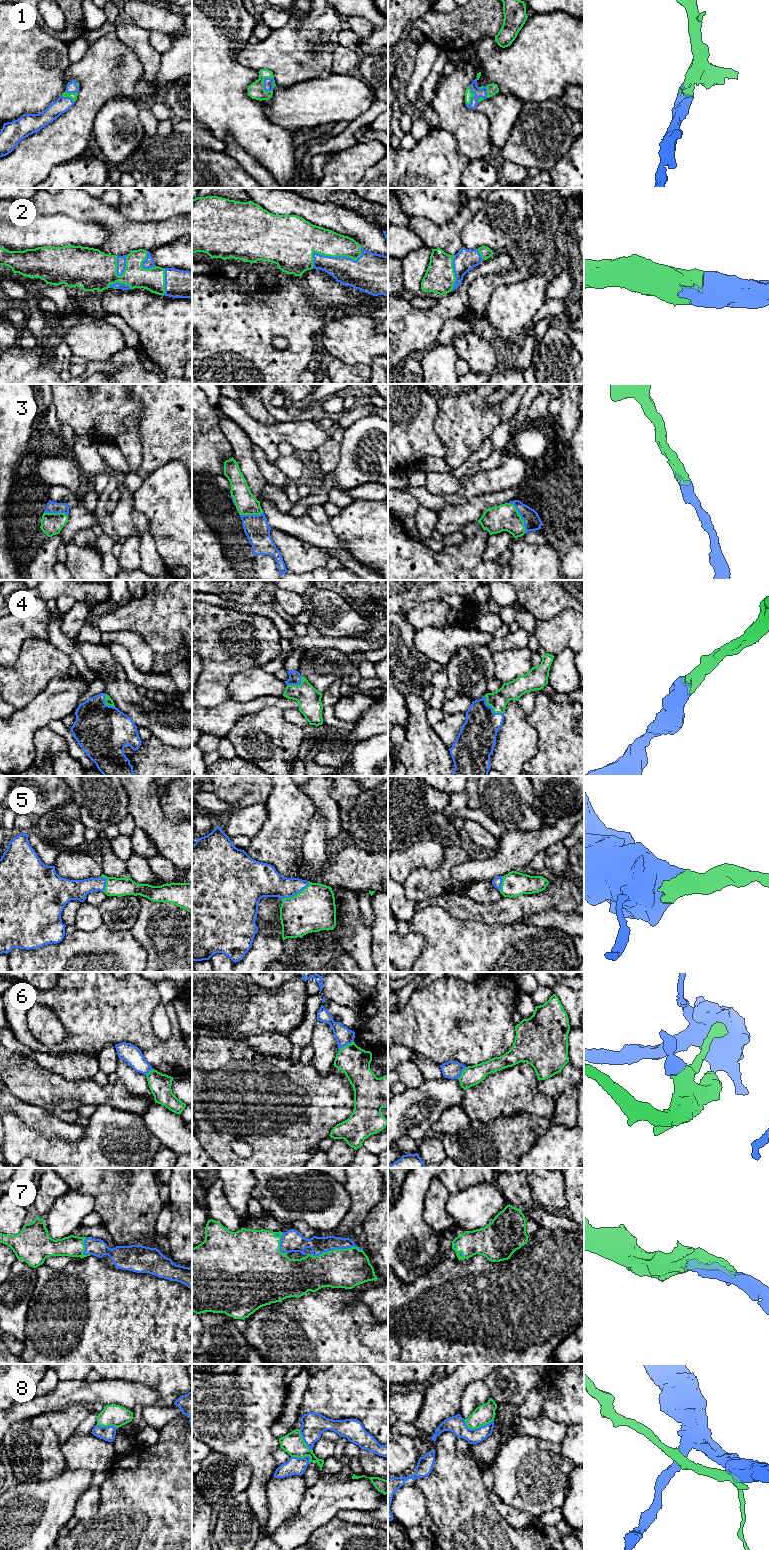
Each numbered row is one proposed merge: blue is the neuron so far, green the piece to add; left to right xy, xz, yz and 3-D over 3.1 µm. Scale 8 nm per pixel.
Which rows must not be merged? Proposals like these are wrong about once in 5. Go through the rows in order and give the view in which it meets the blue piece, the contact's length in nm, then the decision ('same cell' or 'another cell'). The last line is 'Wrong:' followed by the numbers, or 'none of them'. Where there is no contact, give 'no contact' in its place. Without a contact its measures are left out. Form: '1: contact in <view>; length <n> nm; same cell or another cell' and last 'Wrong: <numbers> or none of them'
1: contact in xz; length 130 nm; same cell
2: contact in xz; length 440 nm; same cell
3: contact in yz; length 280 nm; same cell
4: contact in yz; length 220 nm; same cell
5: contact in xz; length 280 nm; same cell
6: contact in xz; length 150 nm; another cell
7: contact in xz; length 420 nm; same cell
8: contact in yz; length 240 nm; another cell
Wrong: 6, 8

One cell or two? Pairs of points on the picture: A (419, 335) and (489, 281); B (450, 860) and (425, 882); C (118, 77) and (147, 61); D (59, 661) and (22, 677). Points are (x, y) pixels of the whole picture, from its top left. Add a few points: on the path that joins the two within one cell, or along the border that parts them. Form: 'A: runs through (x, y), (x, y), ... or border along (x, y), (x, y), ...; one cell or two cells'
A: border along (480, 276), (468, 290), (473, 317); two cells
B: runs through (445, 867), (432, 880); one cell
C: border along (127, 46), (135, 54), (142, 66), (141, 77); two cells
D: runs through (50, 662), (41, 662), (31, 672); one cell

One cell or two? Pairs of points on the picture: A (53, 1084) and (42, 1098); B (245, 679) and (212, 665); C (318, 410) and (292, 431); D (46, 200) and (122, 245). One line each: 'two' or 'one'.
A: one
B: two
C: two
D: one

